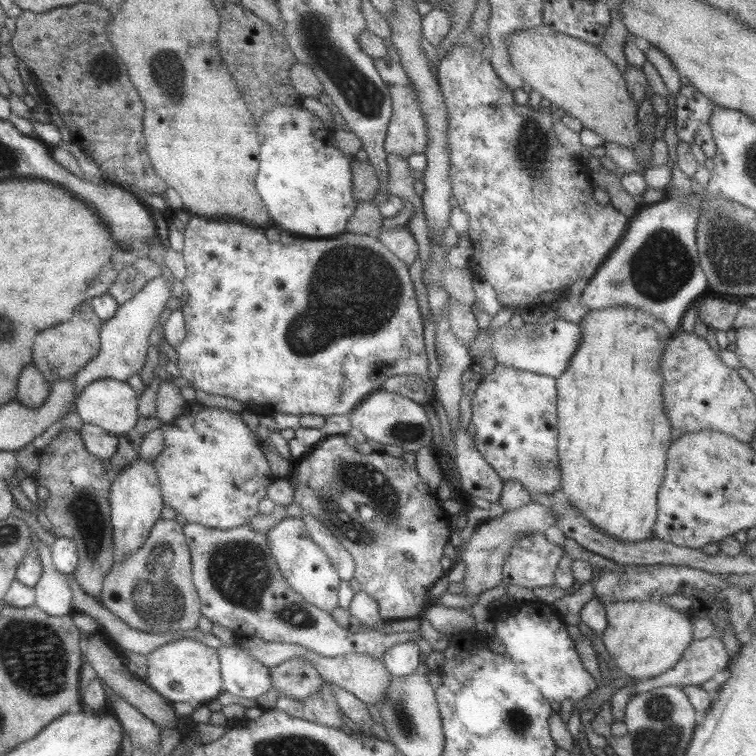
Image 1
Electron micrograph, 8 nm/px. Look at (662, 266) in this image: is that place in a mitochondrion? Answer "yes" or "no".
yes

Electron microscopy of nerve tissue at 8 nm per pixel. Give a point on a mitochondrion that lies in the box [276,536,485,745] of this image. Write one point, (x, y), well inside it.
(403, 720)

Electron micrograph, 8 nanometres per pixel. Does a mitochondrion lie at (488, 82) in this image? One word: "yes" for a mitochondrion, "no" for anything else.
no

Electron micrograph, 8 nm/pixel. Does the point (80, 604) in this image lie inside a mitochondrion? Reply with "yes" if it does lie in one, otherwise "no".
no

